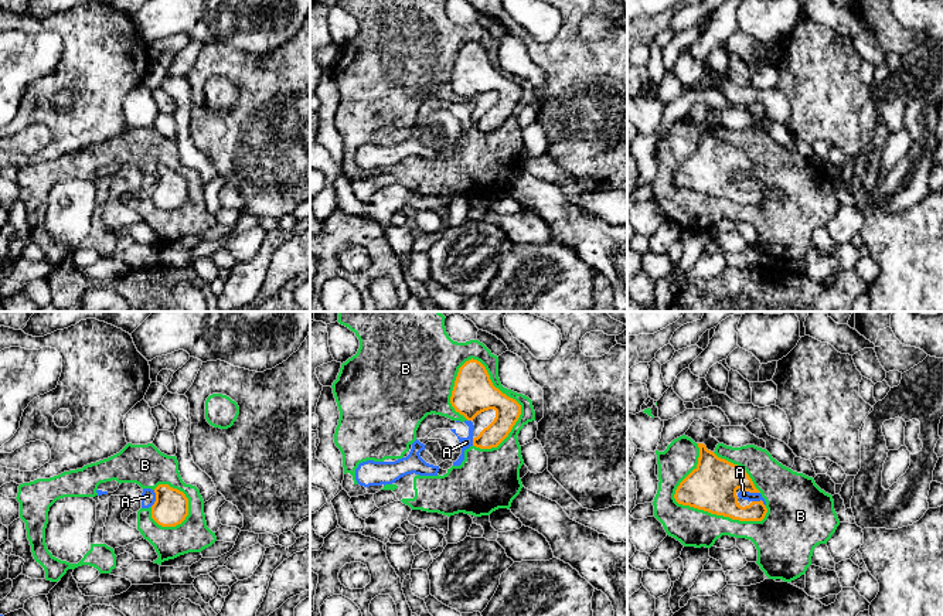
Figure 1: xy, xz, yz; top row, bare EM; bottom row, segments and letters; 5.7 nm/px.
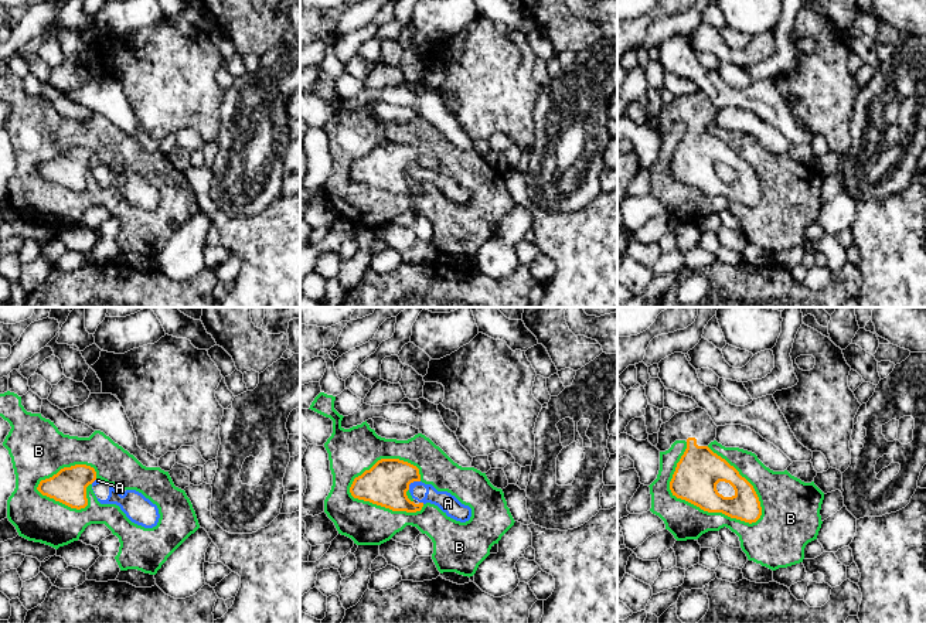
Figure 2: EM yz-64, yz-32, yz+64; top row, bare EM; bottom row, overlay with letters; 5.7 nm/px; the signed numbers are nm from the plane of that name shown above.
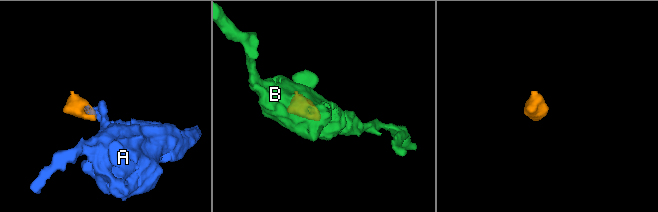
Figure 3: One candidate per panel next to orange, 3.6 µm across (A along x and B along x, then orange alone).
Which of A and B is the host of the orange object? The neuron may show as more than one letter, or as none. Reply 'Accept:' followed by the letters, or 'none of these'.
Accept: none of these

